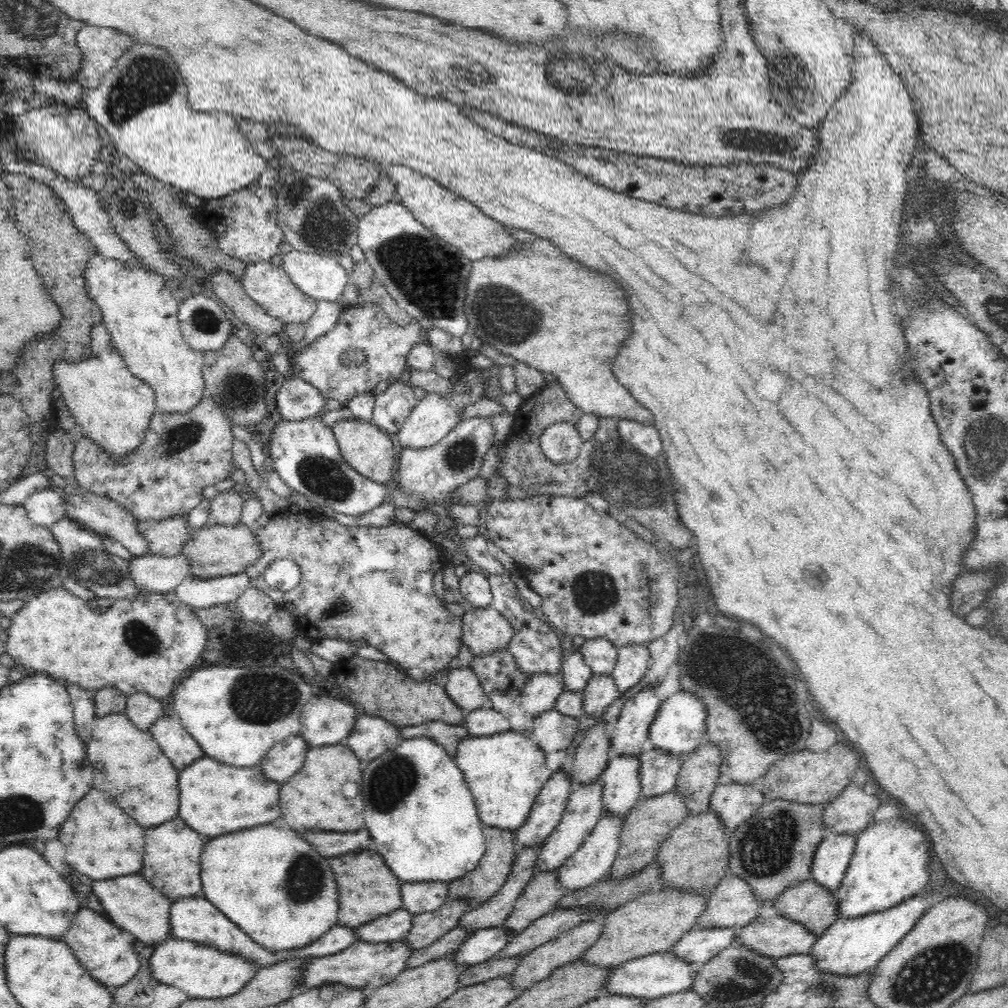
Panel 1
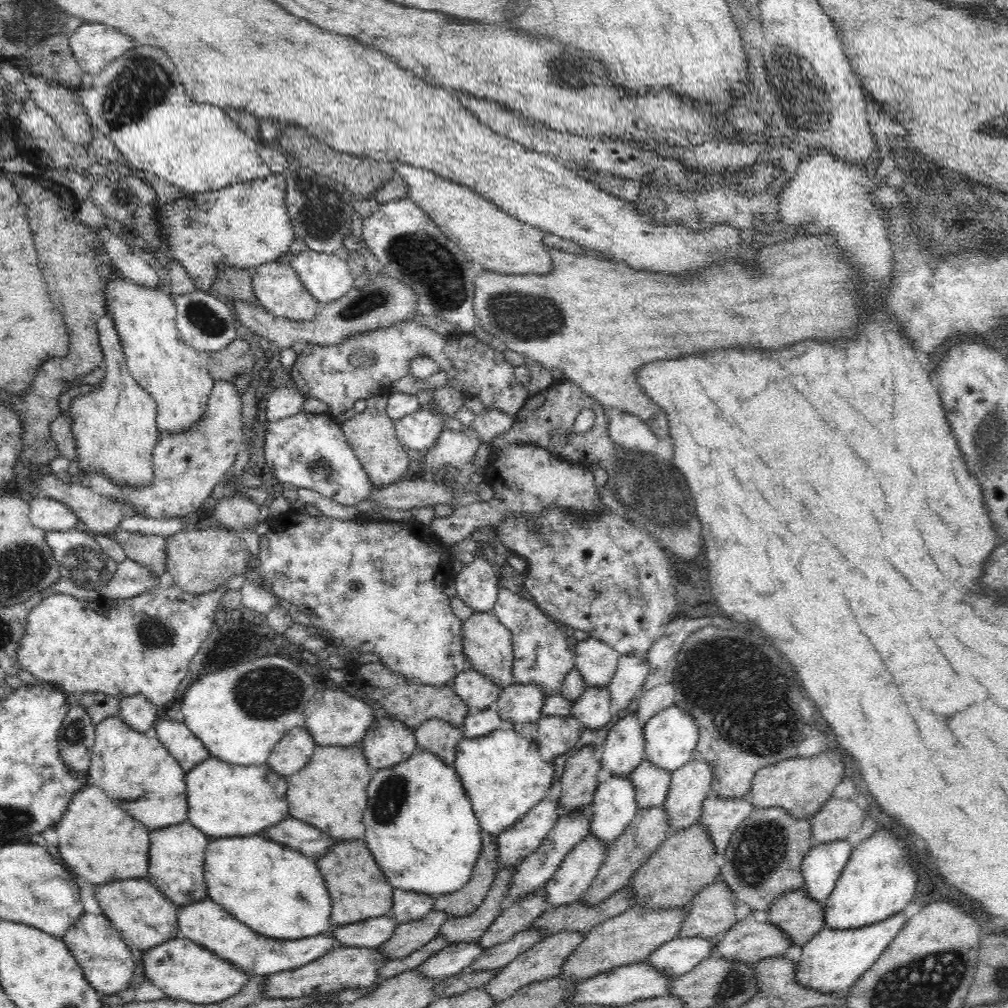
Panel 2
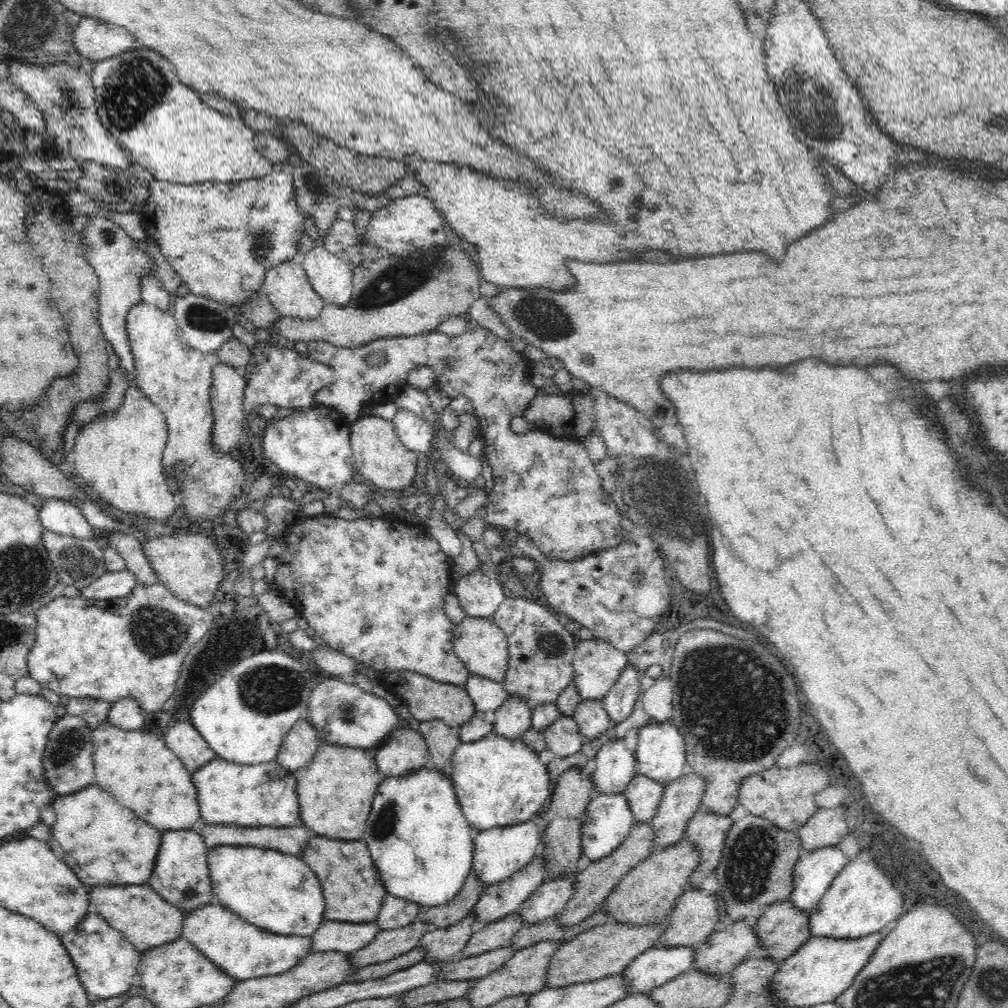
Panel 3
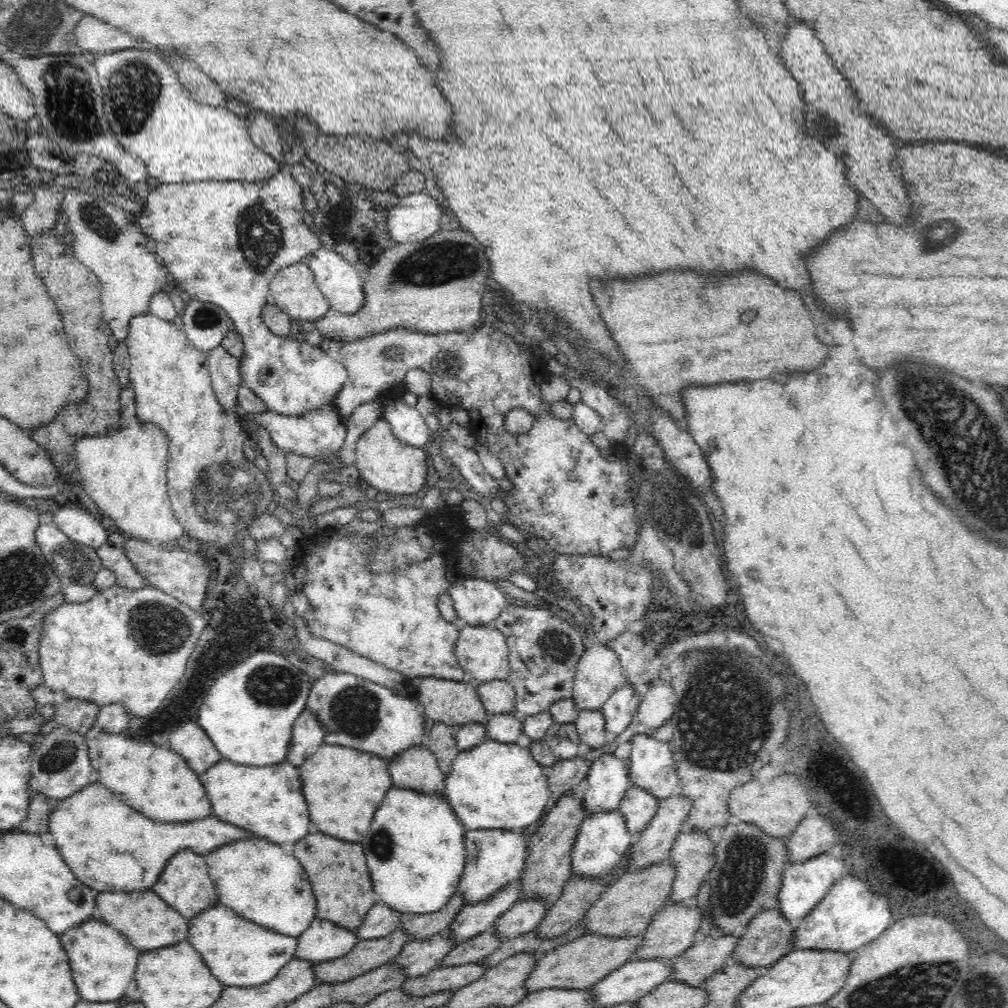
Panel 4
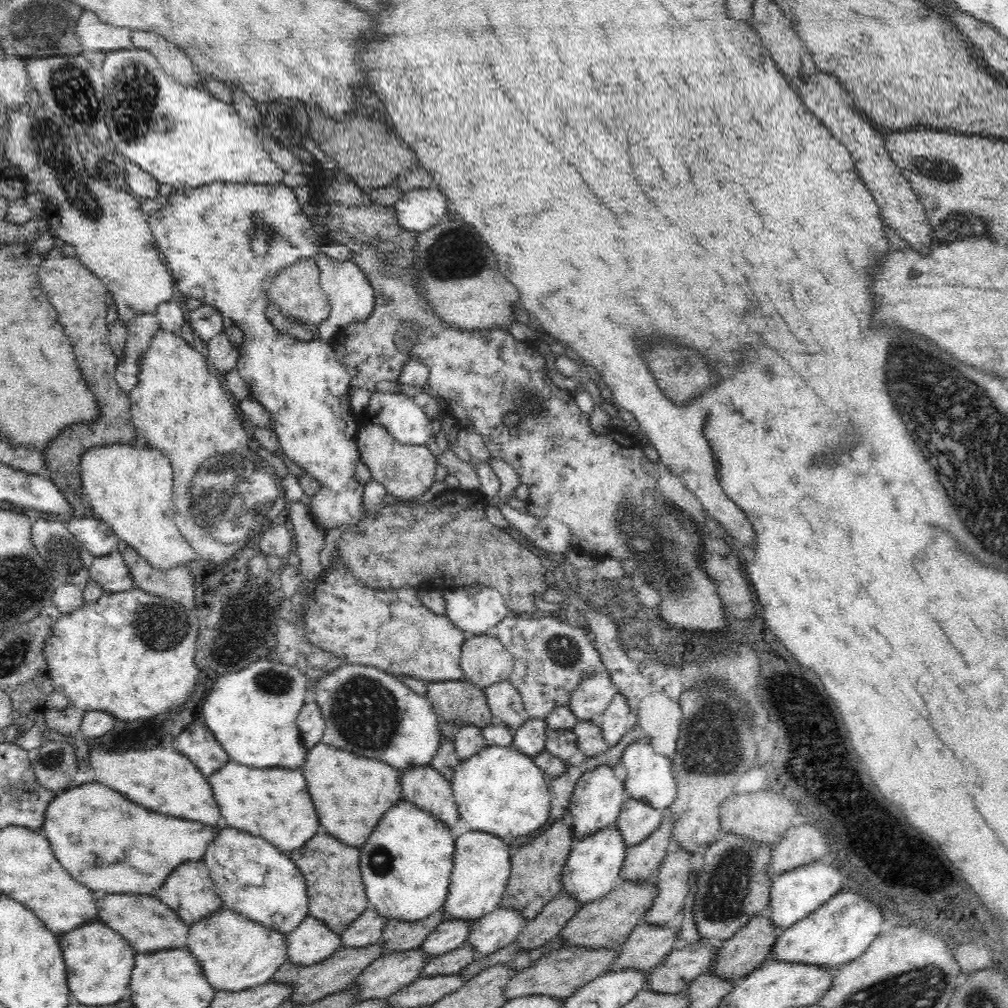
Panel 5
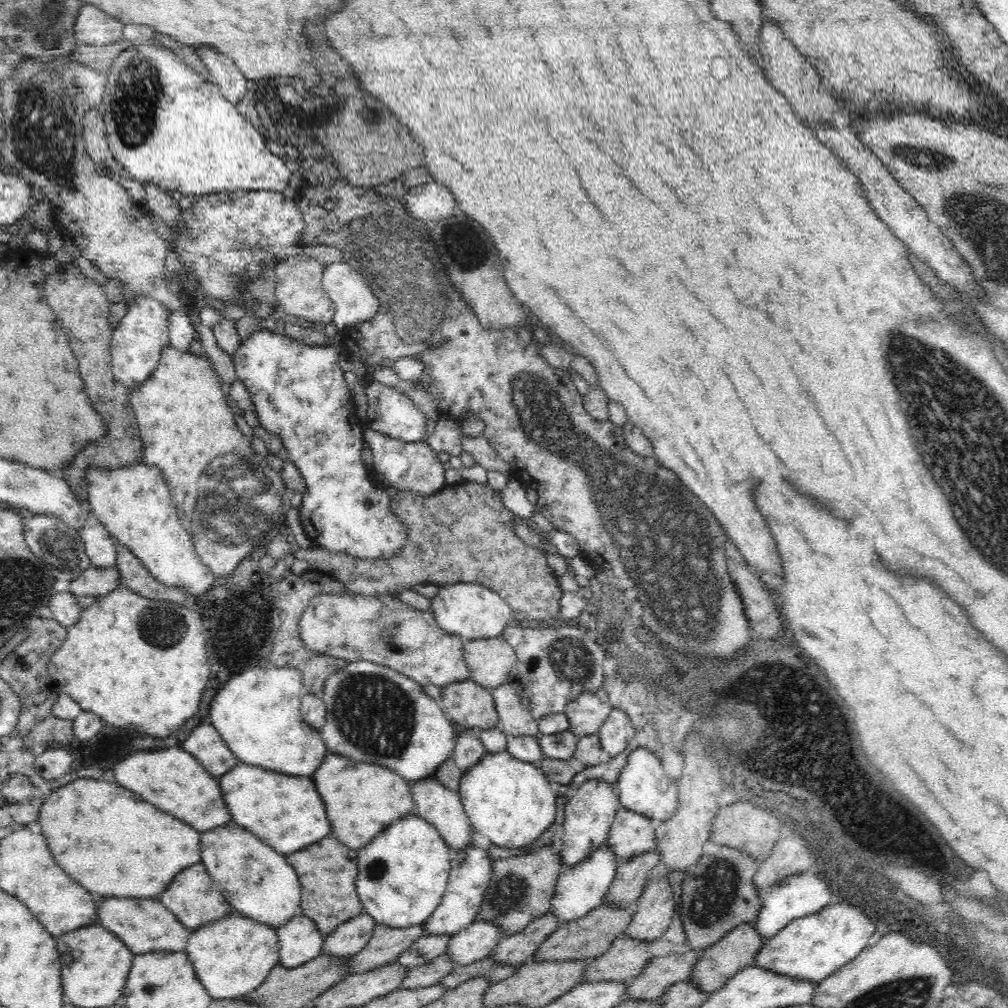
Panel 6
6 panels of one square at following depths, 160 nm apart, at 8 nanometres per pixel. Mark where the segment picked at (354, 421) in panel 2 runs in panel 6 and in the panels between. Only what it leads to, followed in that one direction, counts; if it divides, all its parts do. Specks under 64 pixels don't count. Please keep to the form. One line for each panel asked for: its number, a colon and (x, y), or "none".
3: (379, 455)
4: (385, 463)
5: (406, 471)
6: (413, 466)

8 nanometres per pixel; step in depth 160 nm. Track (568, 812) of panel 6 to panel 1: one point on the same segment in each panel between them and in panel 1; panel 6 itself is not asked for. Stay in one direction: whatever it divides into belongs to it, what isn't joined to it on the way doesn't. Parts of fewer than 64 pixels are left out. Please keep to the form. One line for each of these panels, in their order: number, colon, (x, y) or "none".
1: (628, 733)
2: (624, 749)
3: (616, 765)
4: (608, 777)
5: (598, 796)

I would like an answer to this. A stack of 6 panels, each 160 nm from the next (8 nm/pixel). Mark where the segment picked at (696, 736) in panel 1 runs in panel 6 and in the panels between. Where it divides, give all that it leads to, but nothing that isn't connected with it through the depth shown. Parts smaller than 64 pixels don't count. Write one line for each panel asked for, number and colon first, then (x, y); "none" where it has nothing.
2: (671, 736)
3: (660, 754)
4: (651, 767)
5: (649, 778)
6: (644, 787)

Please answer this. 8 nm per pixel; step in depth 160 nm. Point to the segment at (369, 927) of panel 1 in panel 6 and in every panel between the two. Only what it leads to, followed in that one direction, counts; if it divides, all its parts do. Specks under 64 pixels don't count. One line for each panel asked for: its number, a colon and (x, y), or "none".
2: (373, 932)
3: (345, 937)
4: (323, 940)
5: (313, 941)
6: (299, 940)

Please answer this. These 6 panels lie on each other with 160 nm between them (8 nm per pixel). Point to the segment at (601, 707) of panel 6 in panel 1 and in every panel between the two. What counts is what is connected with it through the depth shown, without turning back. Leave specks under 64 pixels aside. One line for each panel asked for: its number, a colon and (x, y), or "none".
1: (600, 654)
2: (596, 662)
3: (597, 665)
4: (599, 673)
5: (589, 700)

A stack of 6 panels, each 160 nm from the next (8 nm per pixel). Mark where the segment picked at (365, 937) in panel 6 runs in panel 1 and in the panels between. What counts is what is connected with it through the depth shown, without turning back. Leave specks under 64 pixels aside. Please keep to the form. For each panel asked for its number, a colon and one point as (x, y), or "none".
1: (418, 897)
2: (407, 906)
3: (395, 912)
4: (381, 919)
5: (367, 929)

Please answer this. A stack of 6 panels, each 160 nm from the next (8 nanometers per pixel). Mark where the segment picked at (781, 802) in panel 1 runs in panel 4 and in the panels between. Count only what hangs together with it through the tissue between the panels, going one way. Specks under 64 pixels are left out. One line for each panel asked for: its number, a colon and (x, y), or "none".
2: (763, 860)
3: (755, 871)
4: (746, 877)

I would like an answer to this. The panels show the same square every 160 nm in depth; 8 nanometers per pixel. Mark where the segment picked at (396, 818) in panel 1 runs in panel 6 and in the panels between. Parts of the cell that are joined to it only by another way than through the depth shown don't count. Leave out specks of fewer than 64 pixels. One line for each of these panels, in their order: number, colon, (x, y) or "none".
2: (421, 830)
3: (420, 841)
4: (415, 849)
5: (406, 865)
6: (403, 873)

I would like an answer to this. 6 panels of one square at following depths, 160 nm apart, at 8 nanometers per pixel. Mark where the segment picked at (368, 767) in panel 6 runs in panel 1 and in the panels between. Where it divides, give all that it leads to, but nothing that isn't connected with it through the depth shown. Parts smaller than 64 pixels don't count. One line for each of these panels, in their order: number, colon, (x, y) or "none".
1: (312, 800)
2: (330, 793)
3: (335, 791)
4: (343, 787)
5: (351, 793)

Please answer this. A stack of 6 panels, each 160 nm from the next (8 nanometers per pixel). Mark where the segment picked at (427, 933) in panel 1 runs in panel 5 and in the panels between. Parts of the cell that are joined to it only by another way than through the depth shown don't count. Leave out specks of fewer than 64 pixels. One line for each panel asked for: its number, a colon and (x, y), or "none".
2: (409, 936)
3: (388, 944)
4: (367, 954)
5: (310, 983)

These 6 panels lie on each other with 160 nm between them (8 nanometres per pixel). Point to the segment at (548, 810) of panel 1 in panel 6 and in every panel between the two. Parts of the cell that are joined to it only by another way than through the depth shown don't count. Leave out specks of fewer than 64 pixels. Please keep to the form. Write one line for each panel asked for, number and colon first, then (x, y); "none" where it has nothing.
2: (517, 842)
3: (499, 852)
4: (494, 857)
5: (482, 866)
6: (471, 870)

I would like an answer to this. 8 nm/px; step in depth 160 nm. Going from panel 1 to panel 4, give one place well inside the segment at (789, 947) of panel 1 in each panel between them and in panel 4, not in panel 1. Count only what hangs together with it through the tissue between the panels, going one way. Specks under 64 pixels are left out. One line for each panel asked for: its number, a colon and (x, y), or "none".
2: (749, 941)
3: (723, 951)
4: (708, 955)

